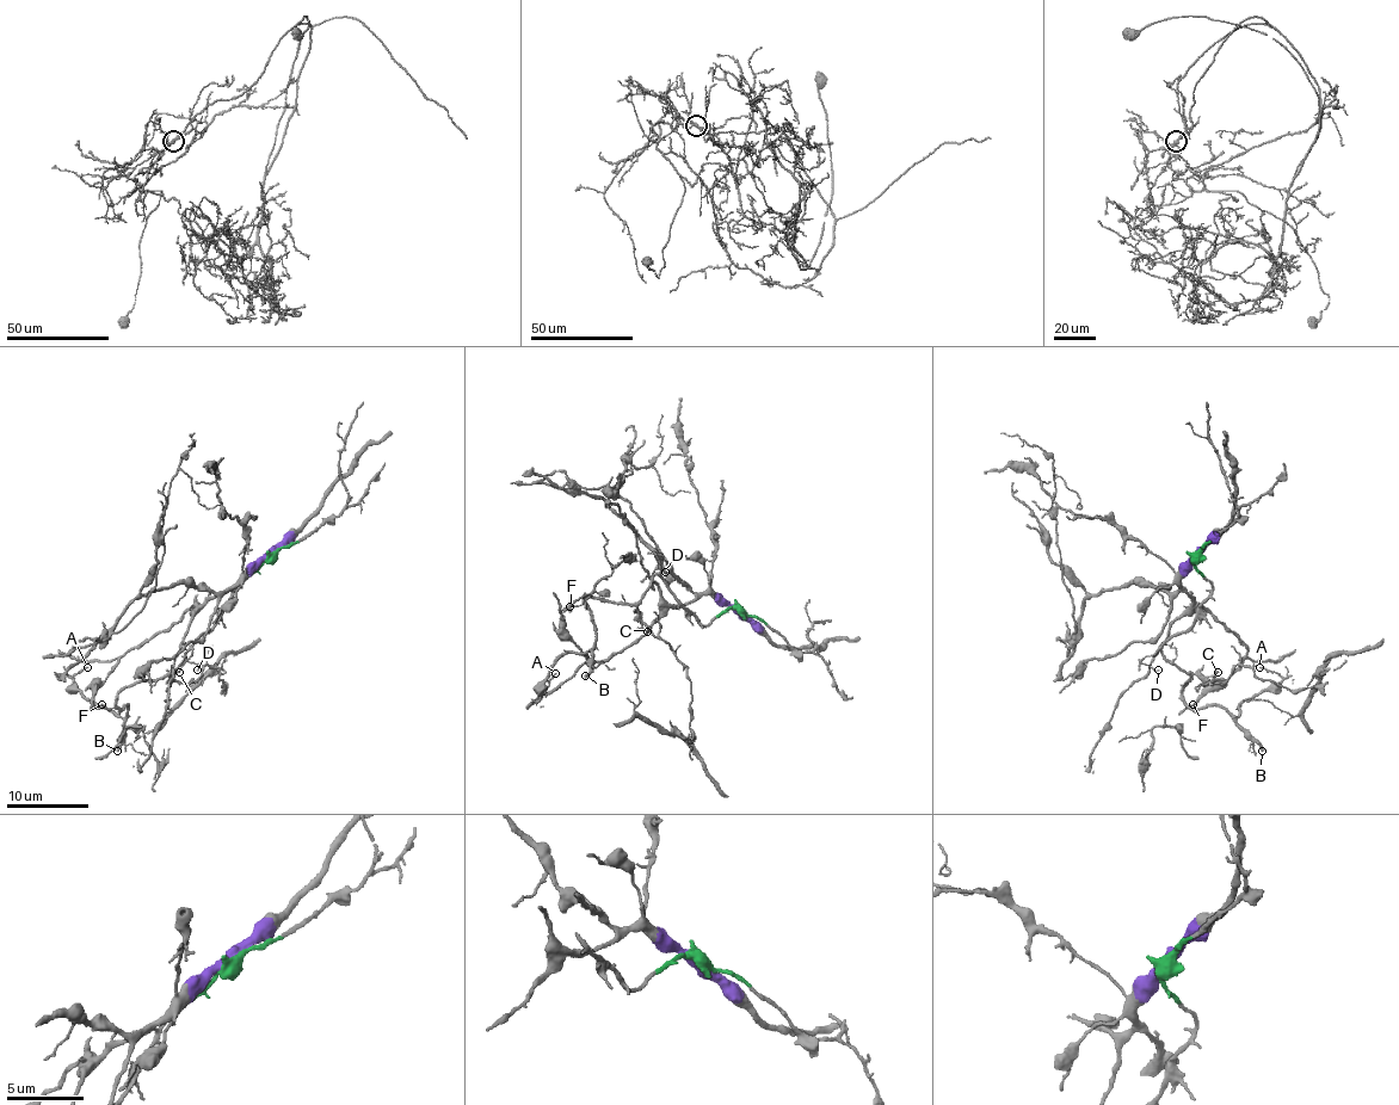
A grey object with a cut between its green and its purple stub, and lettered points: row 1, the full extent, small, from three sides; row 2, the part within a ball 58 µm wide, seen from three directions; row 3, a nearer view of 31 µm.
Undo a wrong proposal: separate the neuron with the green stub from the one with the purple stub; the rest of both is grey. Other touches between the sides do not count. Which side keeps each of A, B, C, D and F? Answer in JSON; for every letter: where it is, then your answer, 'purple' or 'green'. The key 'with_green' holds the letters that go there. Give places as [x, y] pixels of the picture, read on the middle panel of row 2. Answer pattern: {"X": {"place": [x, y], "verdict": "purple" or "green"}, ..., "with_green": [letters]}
{"A": {"place": [555, 673], "verdict": "green"}, "B": {"place": [585, 676], "verdict": "green"}, "C": {"place": [647, 631], "verdict": "green"}, "D": {"place": [665, 572], "verdict": "green"}, "F": {"place": [569, 606], "verdict": "green"}, "with_green": ["A", "B", "C", "D", "F"]}

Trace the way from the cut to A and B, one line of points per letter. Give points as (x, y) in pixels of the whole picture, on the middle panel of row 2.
A: (740, 611), (703, 625), (655, 574), (635, 603), (586, 597), (596, 637), (566, 652), (541, 695), (555, 673)
B: (740, 611), (726, 609), (703, 625), (655, 574), (635, 603), (586, 597), (596, 637), (592, 668), (586, 674)

